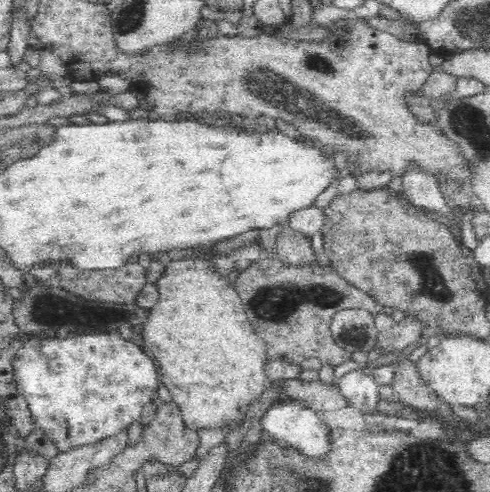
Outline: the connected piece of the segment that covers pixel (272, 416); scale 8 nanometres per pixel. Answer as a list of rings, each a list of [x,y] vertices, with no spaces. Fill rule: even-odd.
[[[282,397],[272,402],[260,418],[260,427],[262,427],[264,437],[286,442],[308,457],[322,457],[322,454],[326,454],[330,448],[330,443],[328,443],[330,427],[320,422],[317,411],[308,408],[296,398]]]

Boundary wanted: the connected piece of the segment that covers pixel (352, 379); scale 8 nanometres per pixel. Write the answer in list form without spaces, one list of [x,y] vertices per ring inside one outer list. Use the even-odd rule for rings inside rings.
[[[354,369],[339,379],[339,389],[352,407],[359,408],[363,413],[376,413],[378,402],[378,385],[370,371],[364,373]]]

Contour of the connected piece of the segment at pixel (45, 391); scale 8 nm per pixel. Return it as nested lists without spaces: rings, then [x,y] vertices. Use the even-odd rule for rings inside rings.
[[[120,332],[74,334],[68,338],[26,337],[13,360],[14,380],[26,397],[35,423],[53,438],[59,452],[86,446],[128,428],[142,417],[142,409],[158,389],[159,367],[140,346]]]

